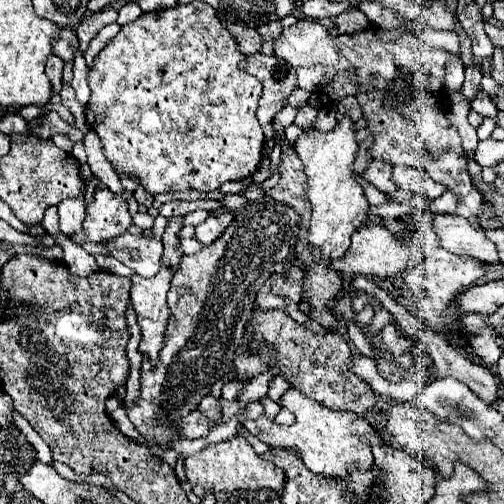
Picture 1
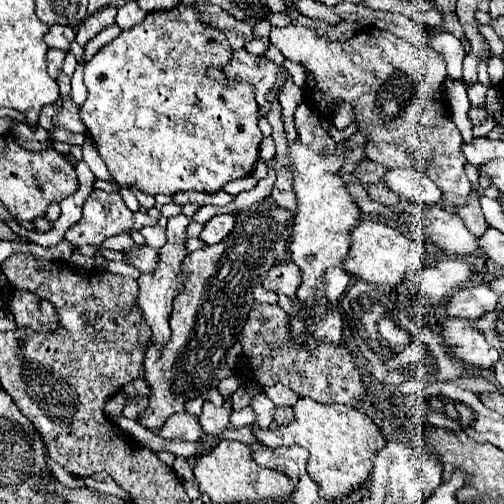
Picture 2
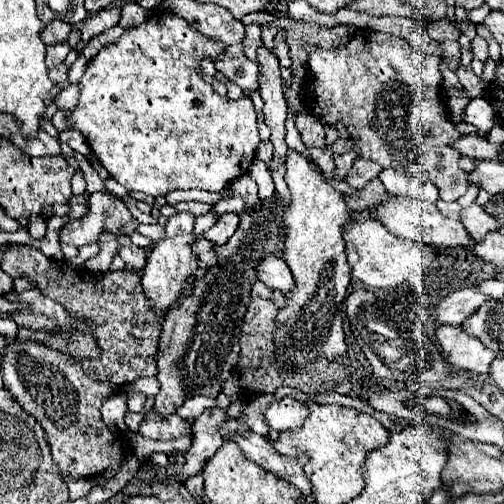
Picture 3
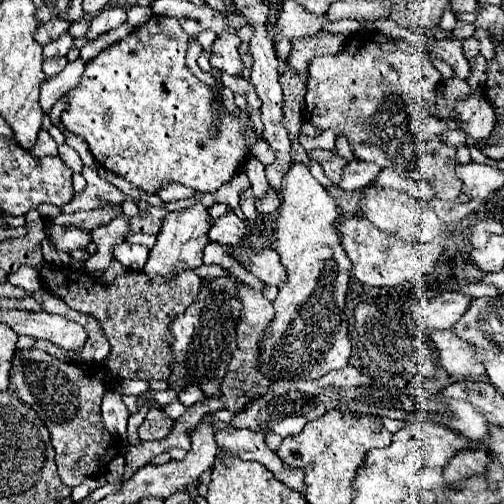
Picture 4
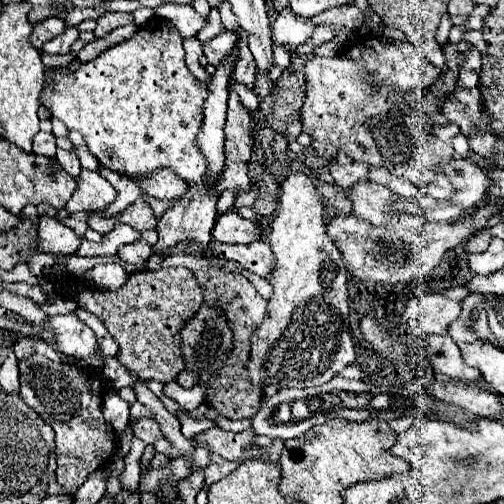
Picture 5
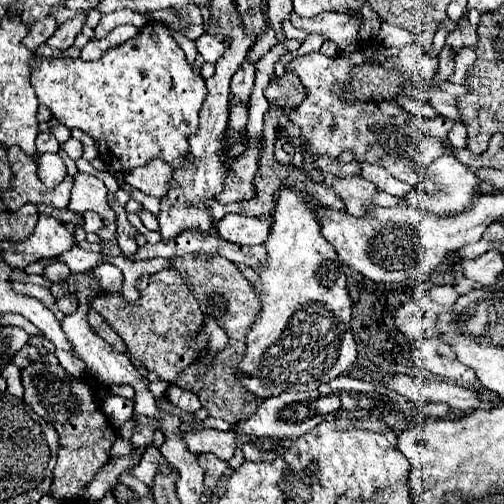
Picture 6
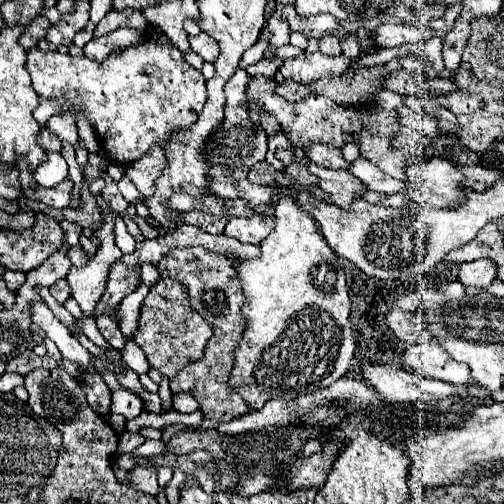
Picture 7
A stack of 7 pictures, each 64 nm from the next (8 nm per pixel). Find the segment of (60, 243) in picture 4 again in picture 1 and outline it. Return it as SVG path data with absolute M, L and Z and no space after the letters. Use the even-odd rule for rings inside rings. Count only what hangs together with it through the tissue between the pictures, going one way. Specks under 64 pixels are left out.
M96 190L94 200L86 206L86 218L82 222L82 230L72 234L70 240L76 244L82 242L102 242L114 236L124 234L132 224L132 216L128 212L128 204L120 194L112 190Z

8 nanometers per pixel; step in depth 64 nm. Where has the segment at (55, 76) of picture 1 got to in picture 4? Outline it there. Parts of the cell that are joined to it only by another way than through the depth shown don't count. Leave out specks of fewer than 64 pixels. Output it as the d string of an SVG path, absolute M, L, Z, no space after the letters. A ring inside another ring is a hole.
M66 32L66 34L64 34L64 36L60 36L58 40L54 40L52 44L46 44L46 46L44 46L44 56L46 56L46 58L66 56L66 54L68 54L68 50L70 50L70 46L72 46L72 42L74 42L74 38Z

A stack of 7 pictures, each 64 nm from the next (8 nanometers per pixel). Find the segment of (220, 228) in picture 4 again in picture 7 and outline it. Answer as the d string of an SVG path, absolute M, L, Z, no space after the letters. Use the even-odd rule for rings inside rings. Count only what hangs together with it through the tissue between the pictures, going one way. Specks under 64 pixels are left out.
M254 214L252 218L230 218L224 234L240 242L260 244L272 232L274 216L272 214Z

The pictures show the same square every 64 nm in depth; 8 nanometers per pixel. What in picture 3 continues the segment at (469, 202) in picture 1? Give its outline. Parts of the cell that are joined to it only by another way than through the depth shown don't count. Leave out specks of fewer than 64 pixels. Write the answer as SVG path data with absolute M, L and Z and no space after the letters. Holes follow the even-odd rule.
M472 204L468 208L462 210L462 224L464 228L468 230L468 234L472 236L474 242L480 242L484 240L484 236L488 232L494 232L494 230L500 230L496 220L490 218L478 204Z

